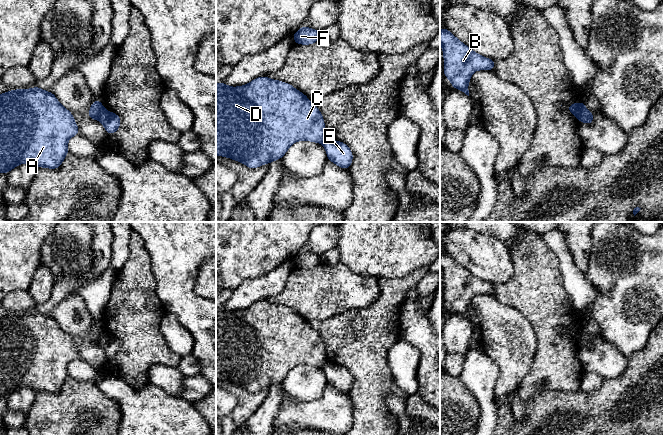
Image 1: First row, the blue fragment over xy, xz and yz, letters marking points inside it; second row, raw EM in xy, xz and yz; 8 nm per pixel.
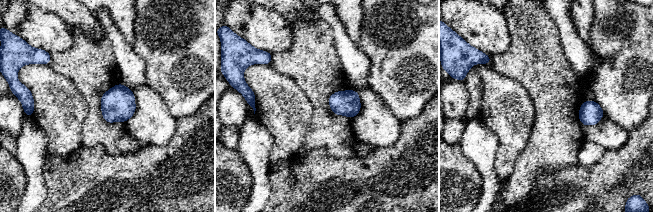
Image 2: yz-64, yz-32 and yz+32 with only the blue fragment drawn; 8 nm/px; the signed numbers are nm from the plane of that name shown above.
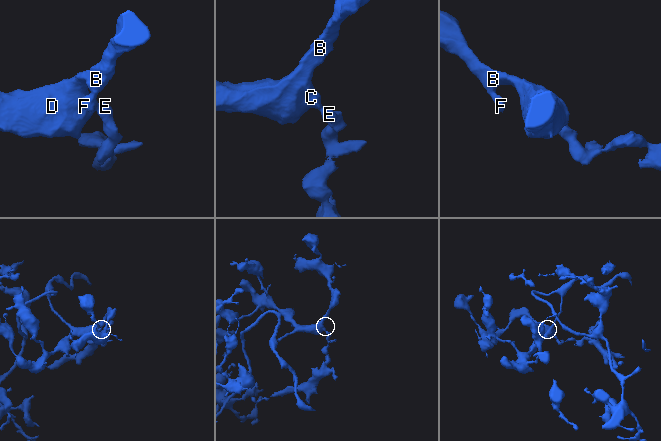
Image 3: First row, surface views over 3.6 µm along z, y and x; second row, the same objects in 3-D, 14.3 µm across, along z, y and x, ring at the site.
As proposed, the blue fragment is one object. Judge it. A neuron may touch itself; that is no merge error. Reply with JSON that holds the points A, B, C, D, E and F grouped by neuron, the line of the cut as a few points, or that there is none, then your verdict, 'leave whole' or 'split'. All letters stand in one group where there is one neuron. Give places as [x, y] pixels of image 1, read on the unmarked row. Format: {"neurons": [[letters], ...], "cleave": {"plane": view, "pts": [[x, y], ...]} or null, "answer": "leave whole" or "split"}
{"neurons": [["A", "B", "C", "D", "F"], ["E"]], "cleave": {"plane": "yz", "pts": [[584, 331], [580, 345]]}, "answer": "split"}

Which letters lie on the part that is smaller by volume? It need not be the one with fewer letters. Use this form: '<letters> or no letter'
E

